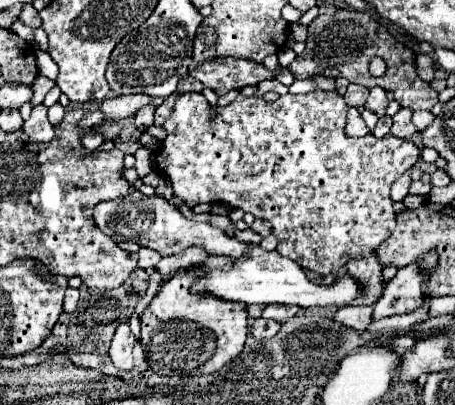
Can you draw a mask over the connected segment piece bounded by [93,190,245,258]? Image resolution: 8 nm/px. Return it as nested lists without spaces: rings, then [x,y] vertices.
[[[133,190],[125,198],[109,200],[109,202],[99,202],[93,210],[97,226],[105,234],[109,234],[115,242],[137,242],[139,246],[149,246],[157,250],[161,256],[177,254],[185,250],[191,244],[203,246],[209,254],[225,254],[229,258],[241,258],[245,244],[239,242],[237,238],[229,238],[223,230],[207,224],[207,222],[193,222],[187,220],[175,204],[167,202],[165,198],[159,196],[145,196],[139,190]]]

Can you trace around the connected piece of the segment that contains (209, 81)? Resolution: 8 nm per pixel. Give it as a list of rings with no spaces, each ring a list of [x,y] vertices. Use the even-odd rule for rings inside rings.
[[[213,58],[197,64],[189,74],[213,88],[217,96],[227,94],[233,88],[245,88],[249,84],[259,84],[261,80],[273,80],[283,66],[269,70],[263,62],[253,62],[247,58]]]

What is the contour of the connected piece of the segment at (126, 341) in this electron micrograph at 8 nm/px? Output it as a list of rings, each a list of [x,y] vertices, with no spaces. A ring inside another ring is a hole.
[[[123,322],[117,330],[115,336],[111,340],[111,348],[109,348],[109,358],[113,360],[113,364],[119,370],[131,370],[133,368],[133,344],[135,344],[135,336],[131,334],[131,328],[127,322]]]

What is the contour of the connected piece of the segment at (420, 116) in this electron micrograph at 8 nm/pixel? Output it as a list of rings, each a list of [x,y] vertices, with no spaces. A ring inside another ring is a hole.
[[[421,110],[419,112],[413,112],[413,124],[417,126],[419,132],[423,132],[433,122],[433,118],[435,118],[433,112],[425,112],[425,110],[423,112]]]

